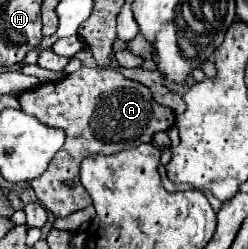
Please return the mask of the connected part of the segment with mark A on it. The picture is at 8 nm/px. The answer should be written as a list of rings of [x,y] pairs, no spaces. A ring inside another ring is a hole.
[[[82,66],[78,72],[68,74],[64,80],[40,82],[38,86],[18,94],[20,108],[34,114],[40,122],[66,130],[66,142],[60,152],[50,160],[48,170],[32,180],[32,188],[56,218],[68,218],[72,212],[84,210],[90,204],[90,196],[80,184],[80,164],[94,154],[114,154],[138,144],[150,144],[156,132],[168,132],[174,126],[174,112],[168,106],[158,104],[152,92],[140,82],[124,78],[114,70],[98,70]],[[64,180],[72,182],[72,188],[64,186]]]

